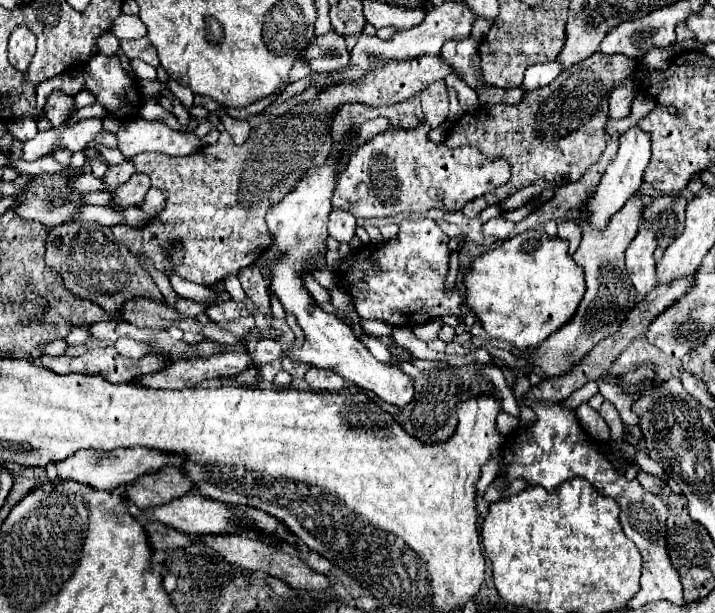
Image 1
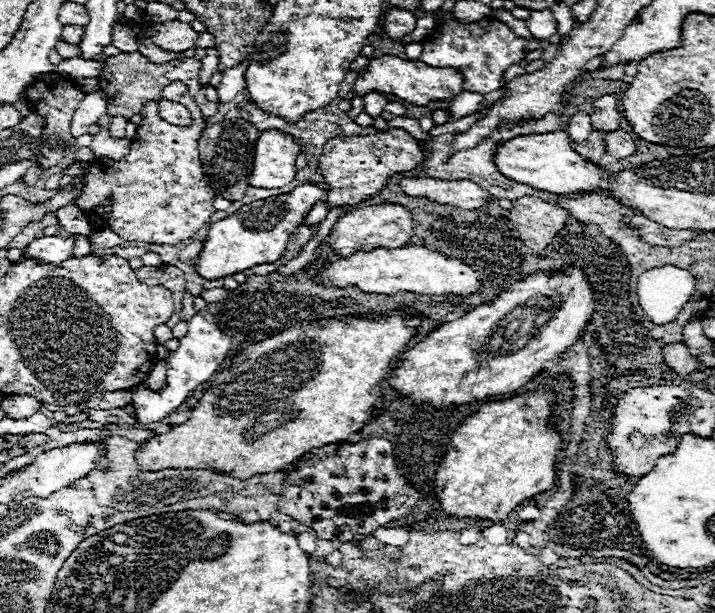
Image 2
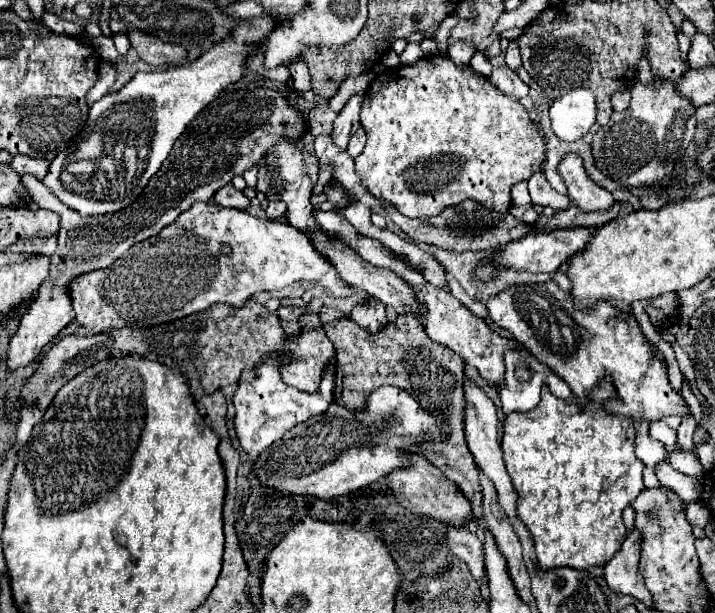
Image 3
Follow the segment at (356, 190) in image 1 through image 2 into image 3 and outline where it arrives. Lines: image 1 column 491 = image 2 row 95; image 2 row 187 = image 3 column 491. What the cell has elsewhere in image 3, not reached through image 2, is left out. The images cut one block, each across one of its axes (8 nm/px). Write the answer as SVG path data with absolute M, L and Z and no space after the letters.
M428 56L428 58L418 60L418 64L414 64L414 66L398 66L398 68L390 68L390 70L378 74L374 78L374 82L370 84L366 96L364 96L364 104L362 104L362 112L360 112L360 122L362 122L362 128L366 130L368 142L366 142L364 152L354 160L356 162L356 174L362 178L362 184L368 188L370 194L374 194L376 198L382 198L386 202L392 202L408 218L436 216L446 206L460 204L466 198L478 200L480 204L484 204L490 210L506 212L512 206L510 188L516 182L520 182L520 180L528 180L530 174L534 170L538 170L538 166L540 166L540 162L544 158L542 138L540 138L540 134L536 130L536 124L530 120L526 108L514 96L502 94L494 84L490 84L490 80L486 76L474 72L470 66L466 66L466 68L454 66L448 56Z

